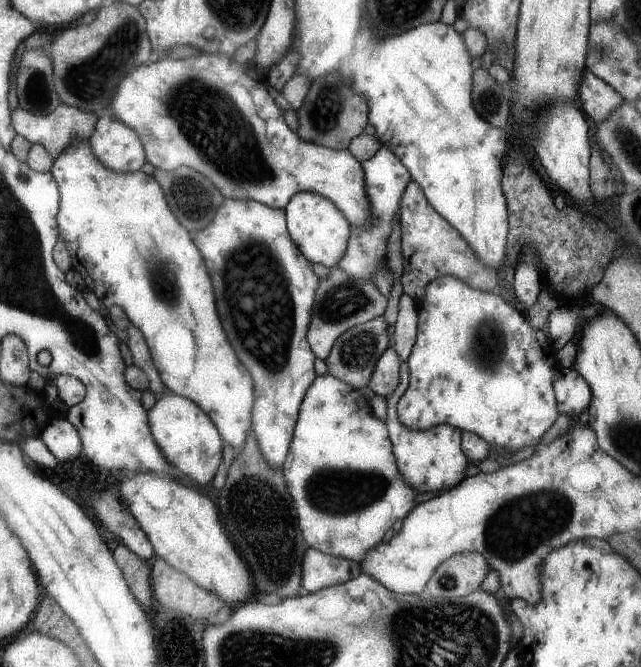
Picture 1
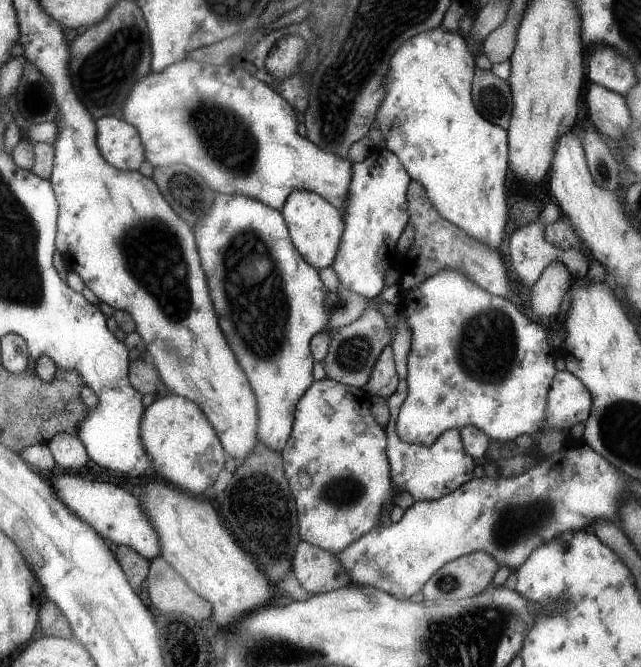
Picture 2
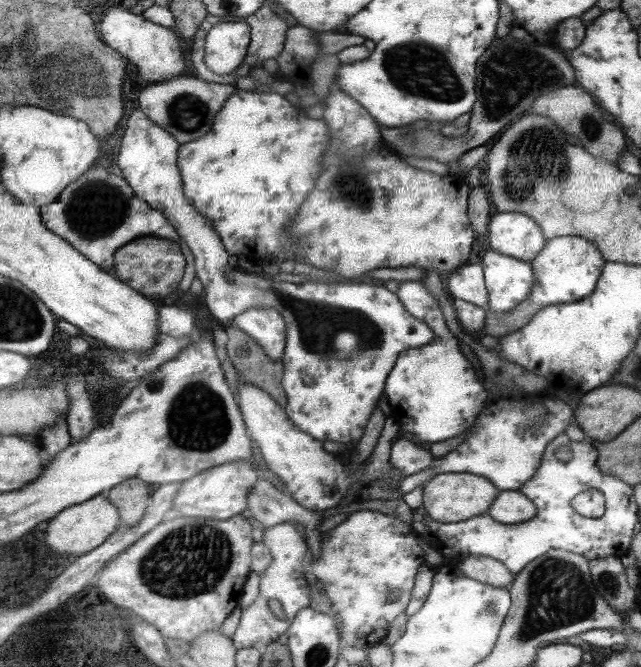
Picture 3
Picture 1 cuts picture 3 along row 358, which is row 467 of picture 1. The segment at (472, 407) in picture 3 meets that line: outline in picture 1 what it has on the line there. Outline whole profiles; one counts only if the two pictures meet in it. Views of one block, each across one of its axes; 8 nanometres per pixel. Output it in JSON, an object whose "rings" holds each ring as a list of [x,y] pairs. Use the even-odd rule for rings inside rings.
{"rings":[[[407,362],[402,364],[399,372],[399,386],[395,392],[387,397],[387,417],[390,439],[394,444],[394,453],[402,476],[416,491],[440,492],[449,487],[460,484],[466,478],[466,466],[470,465],[466,460],[466,453],[460,448],[460,434],[462,430],[450,425],[438,425],[427,431],[412,431],[403,425],[398,413],[398,402],[402,400],[404,392],[409,387],[410,371]]]}

